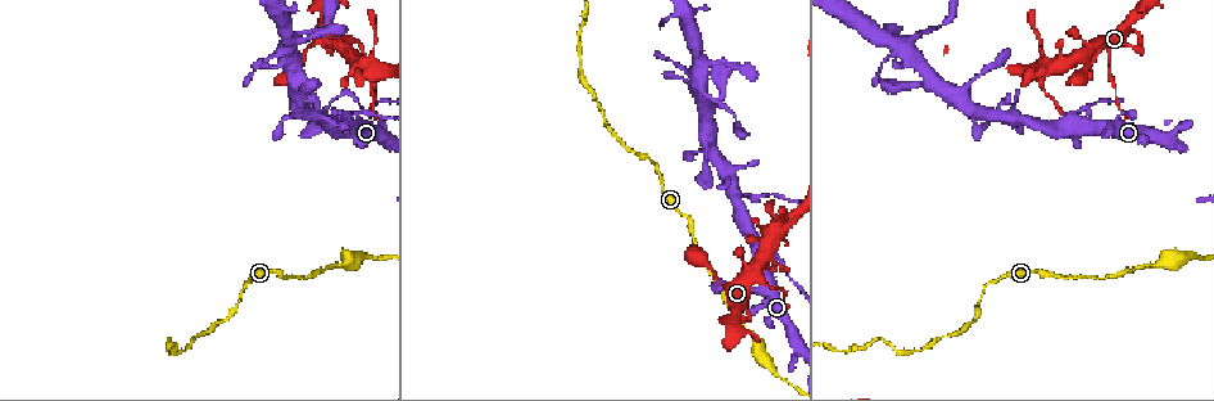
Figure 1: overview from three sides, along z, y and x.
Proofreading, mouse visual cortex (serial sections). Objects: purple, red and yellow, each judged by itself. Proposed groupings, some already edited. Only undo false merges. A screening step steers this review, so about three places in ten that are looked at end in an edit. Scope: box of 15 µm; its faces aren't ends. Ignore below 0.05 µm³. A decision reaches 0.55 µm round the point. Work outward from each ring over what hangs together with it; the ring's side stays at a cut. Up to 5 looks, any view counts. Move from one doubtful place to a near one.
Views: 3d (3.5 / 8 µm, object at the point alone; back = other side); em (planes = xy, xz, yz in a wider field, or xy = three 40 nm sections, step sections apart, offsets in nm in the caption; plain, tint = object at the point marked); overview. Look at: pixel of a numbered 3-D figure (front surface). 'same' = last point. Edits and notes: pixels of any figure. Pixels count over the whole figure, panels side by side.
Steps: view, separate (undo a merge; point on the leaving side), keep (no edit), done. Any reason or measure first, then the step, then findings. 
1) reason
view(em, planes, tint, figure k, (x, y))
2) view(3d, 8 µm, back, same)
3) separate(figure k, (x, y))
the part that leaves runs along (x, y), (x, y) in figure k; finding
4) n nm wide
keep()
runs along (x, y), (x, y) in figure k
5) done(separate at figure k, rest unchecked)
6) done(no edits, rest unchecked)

abrupt turn
view(3d, 3.5 µm, figure 1, (1074, 123))

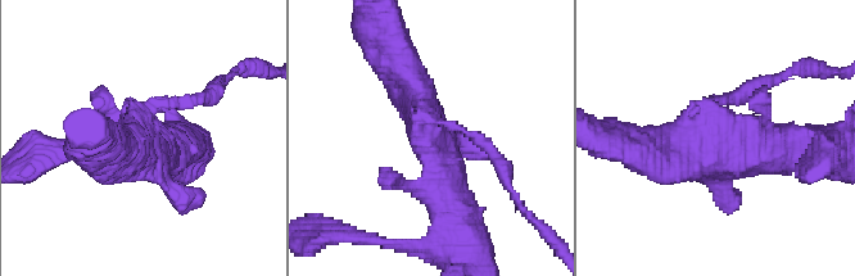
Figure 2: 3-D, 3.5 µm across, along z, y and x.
need the tissue
view(em, xy, step 3, tint, figure 2, (428, 134))

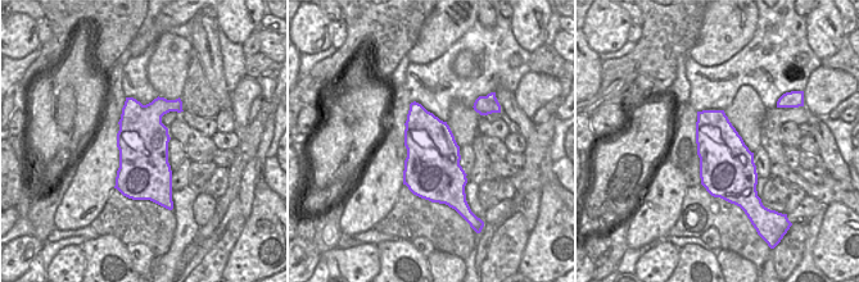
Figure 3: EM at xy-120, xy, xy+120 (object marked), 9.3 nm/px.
550 nm wide
separate(figure 2, (738, 99))
the part that leaves runs along (172, 103), (204, 99), (235, 72) in figure 2; two cells meet here

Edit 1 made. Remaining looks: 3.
small branch off a trunk
view(3d, 3.5 µm, figure 1, (764, 277))

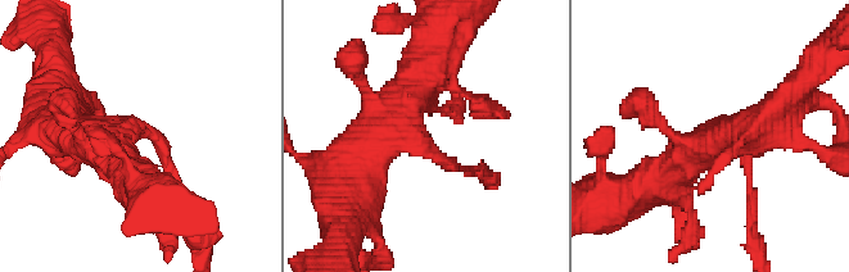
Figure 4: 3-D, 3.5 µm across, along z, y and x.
view(em, xy, step 1, tint, figure 4, (419, 141))

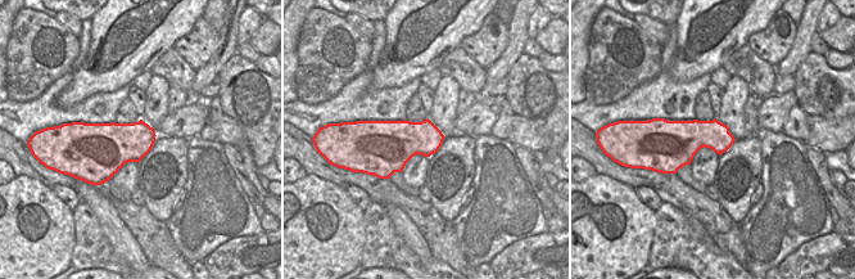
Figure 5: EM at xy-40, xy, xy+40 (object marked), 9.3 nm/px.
380 nm wide
keep()
runs along (77, 134), (153, 134), (176, 189) in figure 4; one cell here

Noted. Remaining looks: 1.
done(separate at figure 2, rest unchecked)

